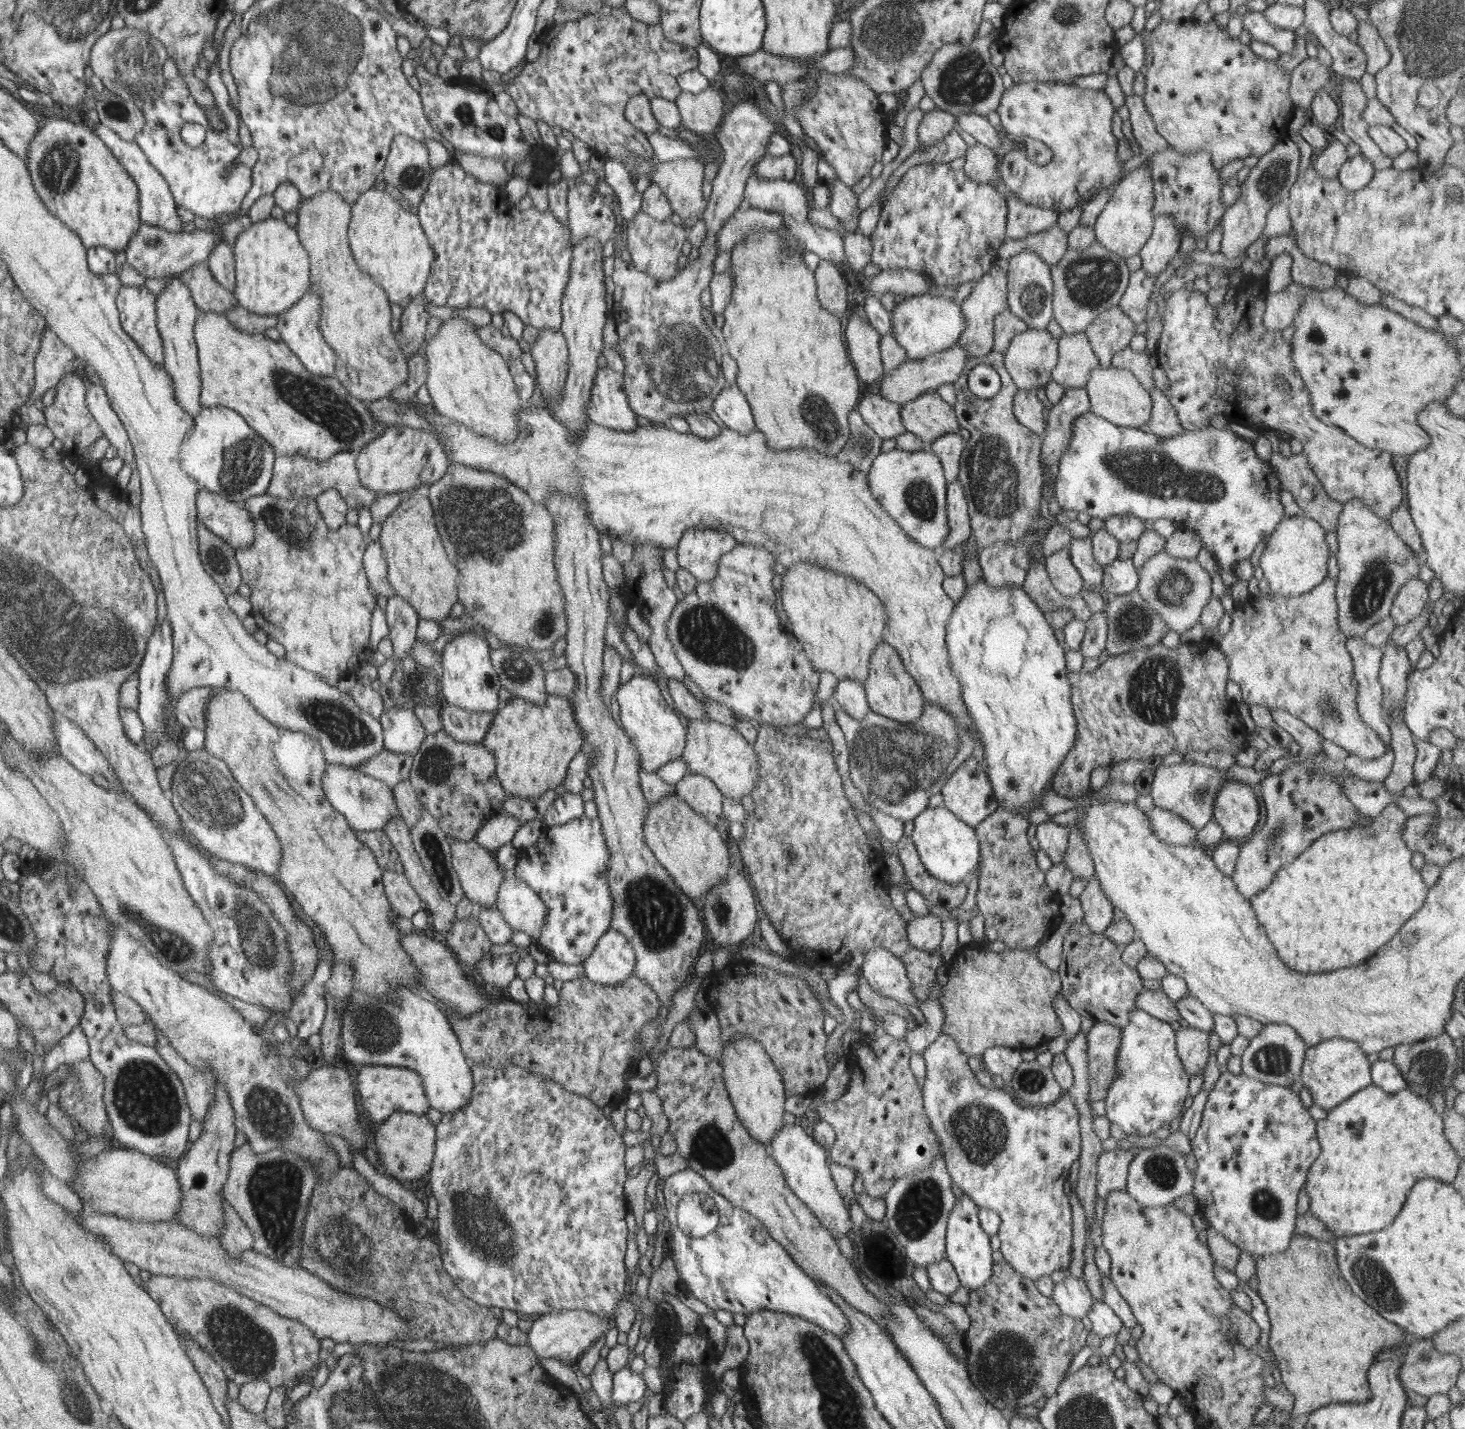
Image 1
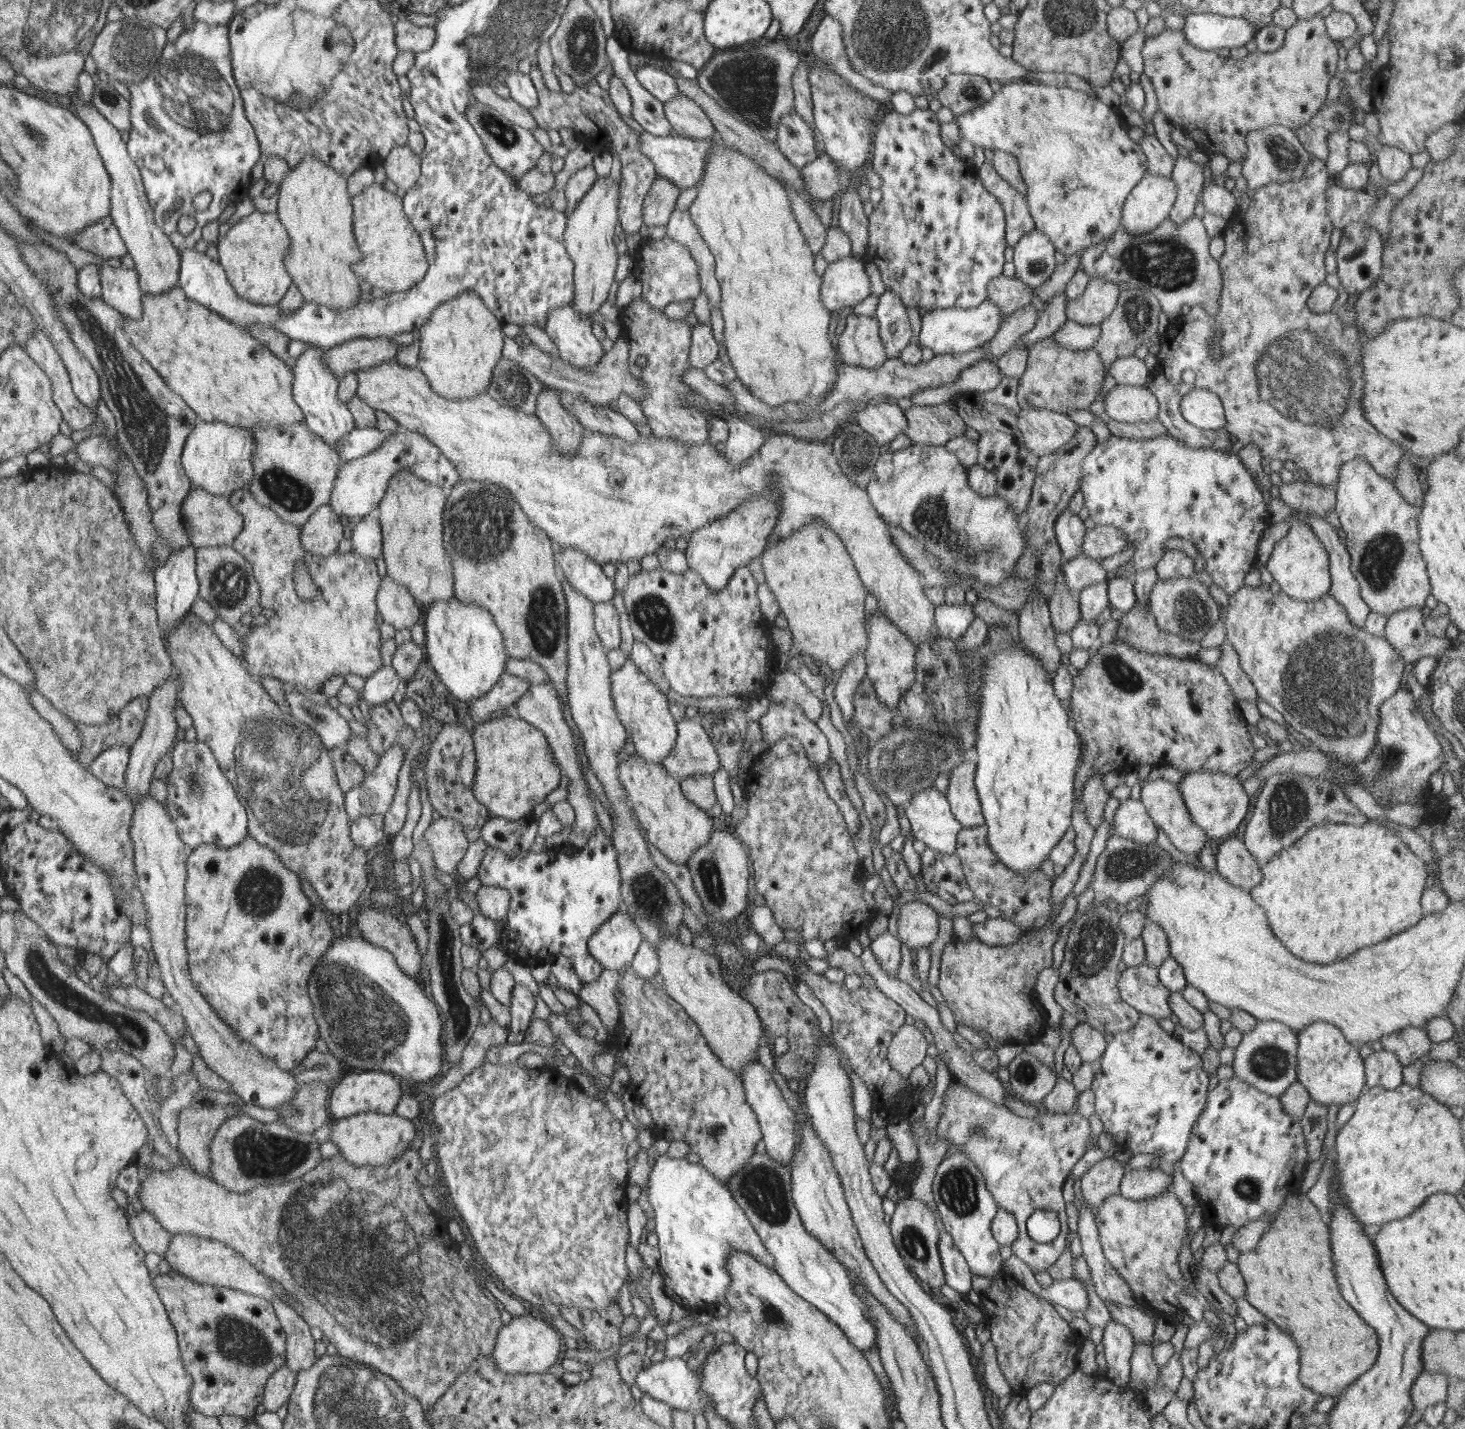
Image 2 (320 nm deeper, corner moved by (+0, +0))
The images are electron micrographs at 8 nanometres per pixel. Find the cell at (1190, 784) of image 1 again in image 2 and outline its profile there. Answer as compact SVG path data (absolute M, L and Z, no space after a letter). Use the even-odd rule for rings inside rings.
M1159 778L1152 781L1148 780L1140 788L1139 800L1156 828L1161 828L1167 835L1167 838L1169 838L1169 842L1177 851L1183 854L1183 858L1195 859L1208 839L1201 828L1190 819L1177 784L1171 784L1171 782L1165 782L1165 780Z

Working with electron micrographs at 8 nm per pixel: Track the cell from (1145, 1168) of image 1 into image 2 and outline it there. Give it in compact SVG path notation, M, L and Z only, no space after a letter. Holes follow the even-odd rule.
M1161 1168L1127 1169L1121 1177L1119 1195L1128 1200L1151 1200L1153 1196L1159 1196L1163 1192L1171 1192L1173 1177L1163 1173Z

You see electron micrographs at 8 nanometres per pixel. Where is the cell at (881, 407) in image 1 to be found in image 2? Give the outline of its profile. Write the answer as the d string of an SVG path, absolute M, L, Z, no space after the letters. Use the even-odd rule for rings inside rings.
M895 402L867 404L853 413L852 421L870 434L878 447L891 442L897 434L903 433L906 427L903 411Z

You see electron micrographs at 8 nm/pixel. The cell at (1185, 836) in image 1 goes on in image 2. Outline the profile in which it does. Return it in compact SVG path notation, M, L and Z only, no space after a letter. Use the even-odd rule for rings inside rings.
M1129 798L1120 802L1112 824L1115 835L1137 844L1153 844L1157 838L1157 828L1139 799Z

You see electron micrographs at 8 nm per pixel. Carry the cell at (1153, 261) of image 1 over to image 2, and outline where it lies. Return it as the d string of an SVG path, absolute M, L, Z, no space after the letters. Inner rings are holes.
M1178 155L1174 160L1170 177L1176 184L1176 199L1170 208L1168 220L1175 228L1194 214L1203 184L1199 161L1200 158L1192 155L1187 157Z

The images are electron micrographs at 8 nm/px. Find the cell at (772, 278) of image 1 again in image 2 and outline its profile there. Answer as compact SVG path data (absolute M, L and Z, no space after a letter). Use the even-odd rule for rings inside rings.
M716 135L712 137L714 143L710 146L706 154L703 172L700 181L696 185L697 194L691 205L686 209L689 213L689 219L693 221L699 231L699 237L703 239L703 243L707 244L709 253L714 259L714 277L717 279L720 292L719 309L723 319L723 340L725 343L726 354L729 362L734 370L736 378L750 390L759 400L770 407L779 407L780 404L793 401L801 405L801 412L806 412L806 418L810 418L817 414L817 406L823 395L830 392L830 386L833 384L837 374L838 363L835 362L835 354L831 349L830 339L827 337L829 330L829 316L831 312L823 307L821 299L819 299L819 290L821 288L820 275L814 270L813 255L805 238L802 236L801 230L798 228L797 222L794 220L793 211L790 207L790 200L786 195L786 190L781 186L770 173L766 173L757 161L751 157L744 155L731 145L726 145Z

